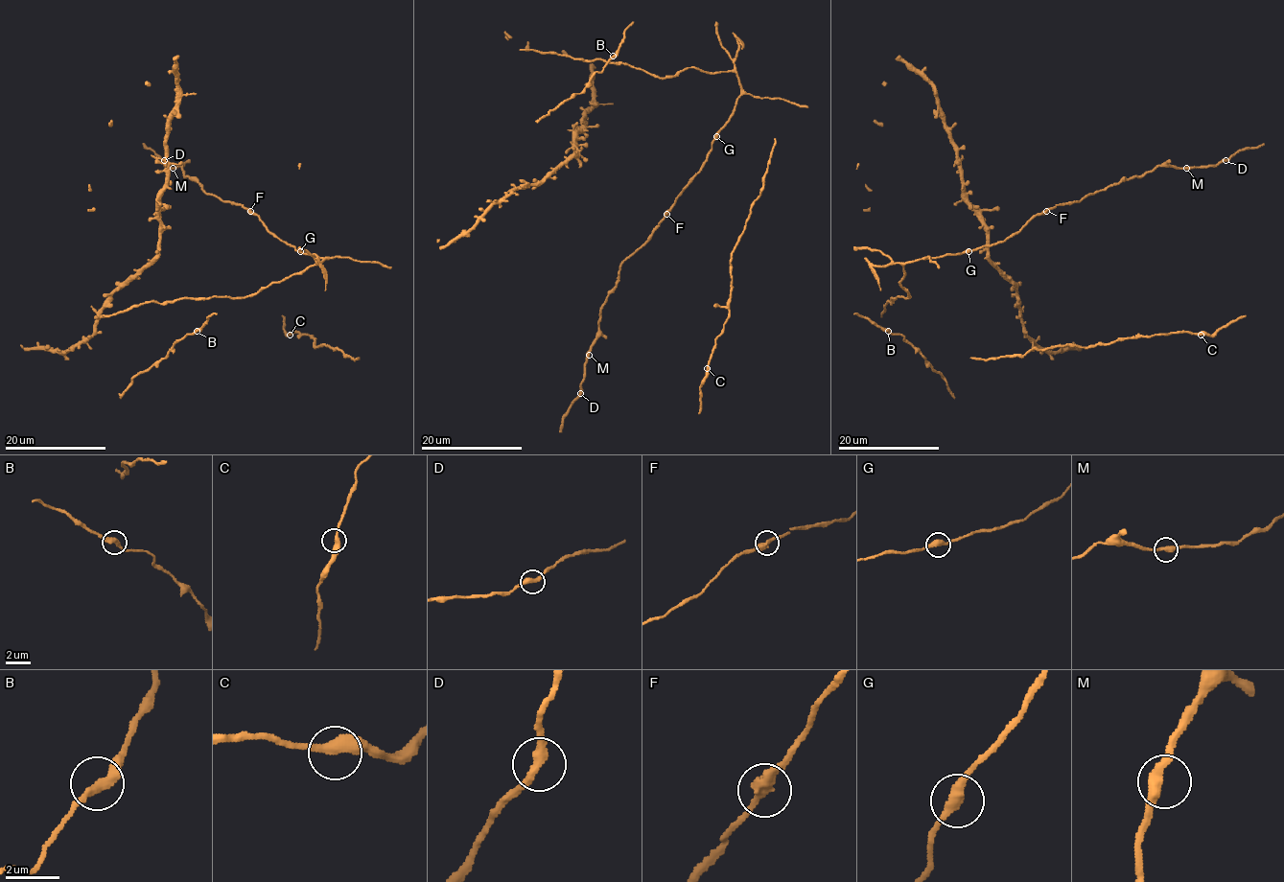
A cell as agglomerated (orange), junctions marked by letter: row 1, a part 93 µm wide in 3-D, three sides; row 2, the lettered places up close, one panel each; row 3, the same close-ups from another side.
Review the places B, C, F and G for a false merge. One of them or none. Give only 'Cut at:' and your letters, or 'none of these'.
Cut at: none of these

